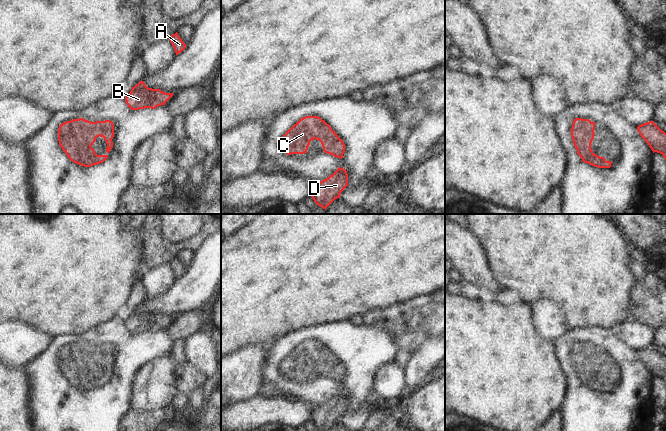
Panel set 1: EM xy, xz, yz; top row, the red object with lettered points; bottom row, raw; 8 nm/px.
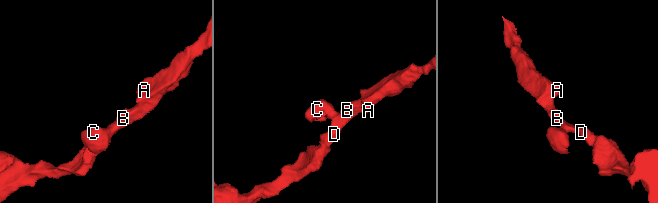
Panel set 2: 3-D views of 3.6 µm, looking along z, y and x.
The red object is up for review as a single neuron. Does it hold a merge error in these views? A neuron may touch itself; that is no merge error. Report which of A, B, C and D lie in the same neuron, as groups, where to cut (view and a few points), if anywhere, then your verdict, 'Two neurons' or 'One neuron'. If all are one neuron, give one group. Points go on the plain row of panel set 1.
Groups: A B C D. No split. One neuron

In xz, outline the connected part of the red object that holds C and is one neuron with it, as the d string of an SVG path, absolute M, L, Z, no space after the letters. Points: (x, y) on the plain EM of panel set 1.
M318 340L301 342L283 359L278 369L287 379L304 378L314 363L321 366L325 377L343 382L345 376L343 364Z

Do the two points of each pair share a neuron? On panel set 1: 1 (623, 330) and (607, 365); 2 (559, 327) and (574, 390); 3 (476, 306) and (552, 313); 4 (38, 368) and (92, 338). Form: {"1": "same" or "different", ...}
{"1": "different", "2": "different", "3": "different", "4": "same"}

